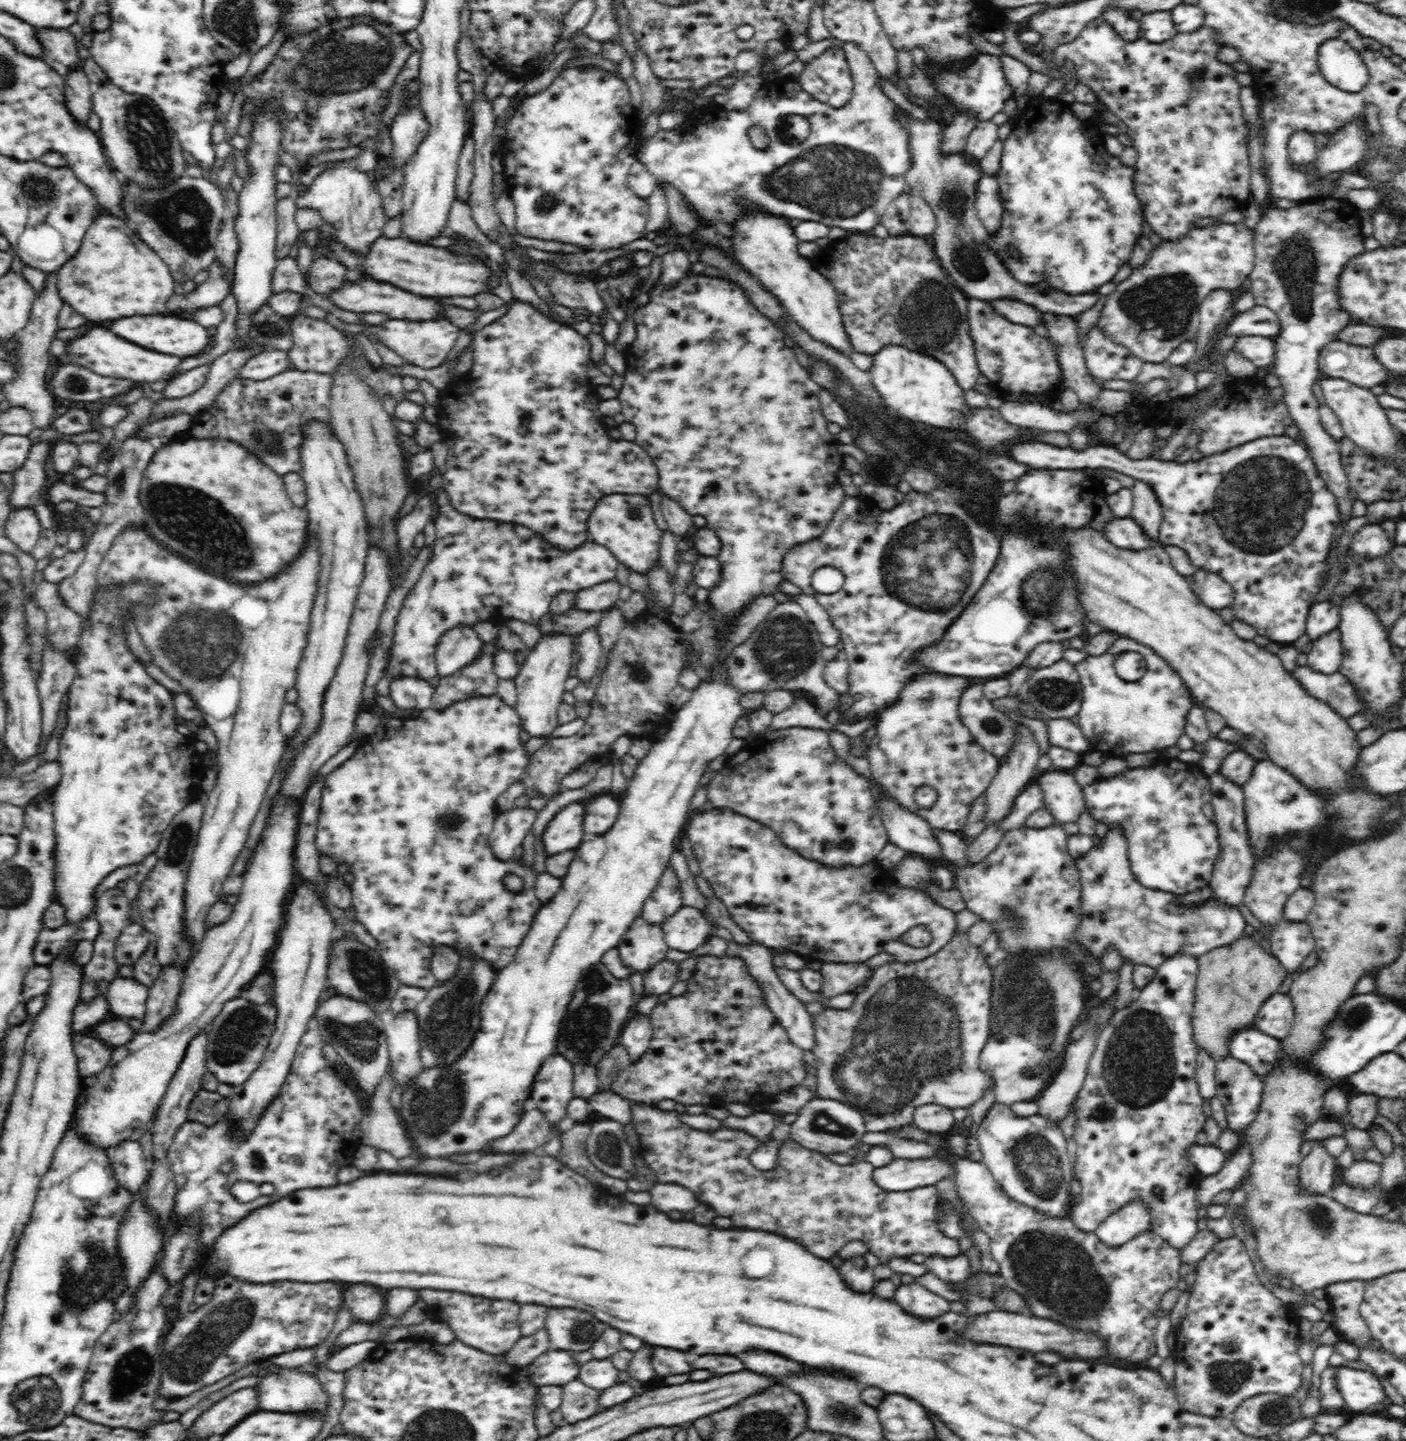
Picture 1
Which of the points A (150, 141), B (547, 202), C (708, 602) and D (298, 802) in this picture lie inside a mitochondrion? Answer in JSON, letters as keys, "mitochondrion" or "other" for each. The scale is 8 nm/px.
{"A":"mitochondrion","B":"mitochondrion","C":"other","D":"other"}

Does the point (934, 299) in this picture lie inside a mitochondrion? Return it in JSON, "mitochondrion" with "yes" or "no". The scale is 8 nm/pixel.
{"mitochondrion":"yes"}

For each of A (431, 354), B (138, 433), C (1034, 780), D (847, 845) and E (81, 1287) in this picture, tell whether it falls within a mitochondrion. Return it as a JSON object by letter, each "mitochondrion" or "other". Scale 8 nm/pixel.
{"A":"mitochondrion","B":"other","C":"other","D":"mitochondrion","E":"mitochondrion"}

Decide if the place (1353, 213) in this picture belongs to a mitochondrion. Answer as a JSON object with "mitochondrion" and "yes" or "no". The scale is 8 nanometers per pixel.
{"mitochondrion":"no"}

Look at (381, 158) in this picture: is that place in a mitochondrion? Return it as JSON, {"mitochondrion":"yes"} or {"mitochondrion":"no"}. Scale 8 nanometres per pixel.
{"mitochondrion":"no"}

